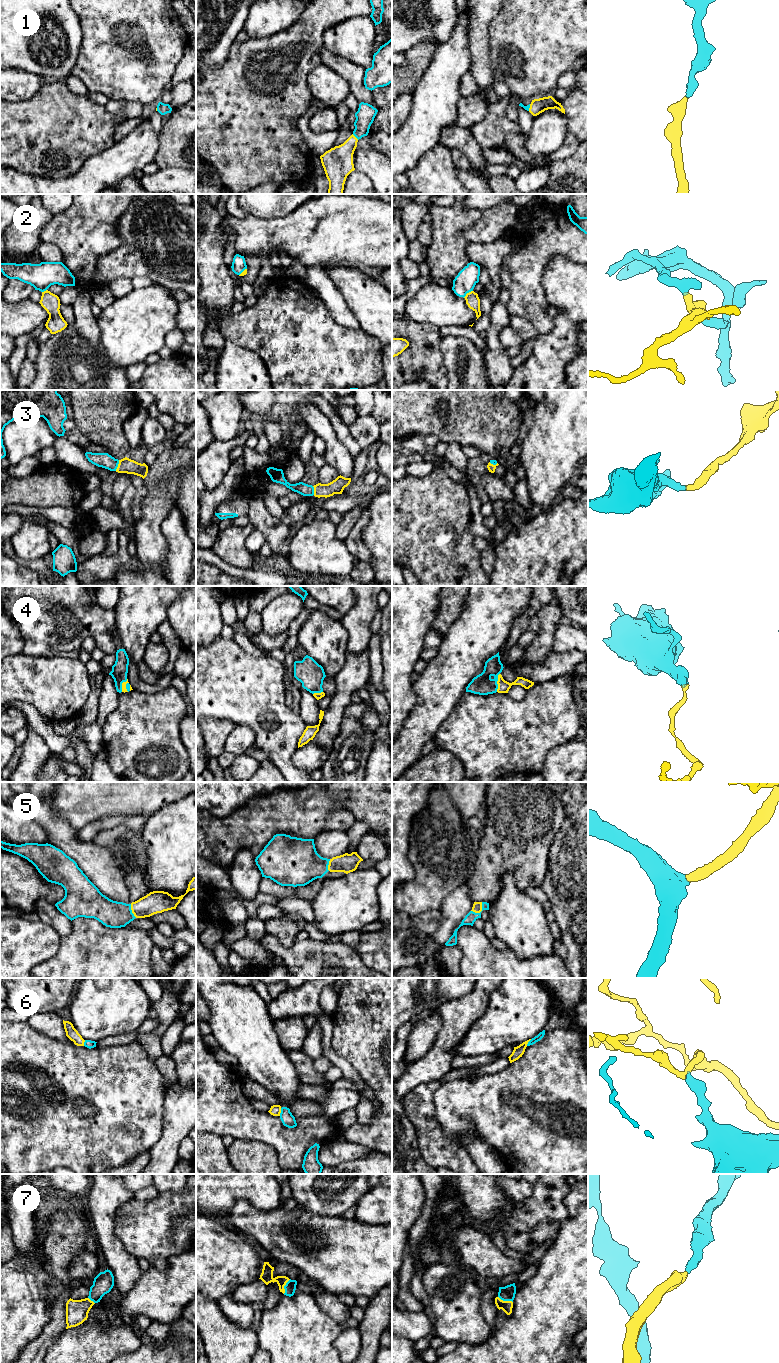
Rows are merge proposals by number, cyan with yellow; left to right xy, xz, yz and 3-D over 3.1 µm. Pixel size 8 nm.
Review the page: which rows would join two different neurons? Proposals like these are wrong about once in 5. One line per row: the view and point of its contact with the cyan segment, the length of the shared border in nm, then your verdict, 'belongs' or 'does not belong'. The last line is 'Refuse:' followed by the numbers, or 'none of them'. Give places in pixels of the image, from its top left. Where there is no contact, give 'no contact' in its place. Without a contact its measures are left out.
1: xz (355, 136) | 70 nm | belongs
2: yz (467, 292) | 100 nm | belongs
3: xy (117, 465) | 90 nm | belongs
4: yz (496, 682) | 150 nm | belongs
5: yz (481, 911) | 120 nm | belongs
6: xz (281, 1112) | 70 nm | does not belong
7: xz (284, 1286) | 130 nm | belongs
Refuse: 6

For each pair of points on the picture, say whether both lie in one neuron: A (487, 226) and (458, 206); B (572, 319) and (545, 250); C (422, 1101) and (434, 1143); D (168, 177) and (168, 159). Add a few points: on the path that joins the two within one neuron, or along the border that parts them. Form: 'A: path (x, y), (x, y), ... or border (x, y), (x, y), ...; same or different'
A: border (484, 211), (482, 216), (463, 232), (468, 241); different
B: border (572, 261), (554, 255), (545, 266), (541, 282); different
C: path (422, 1111), (429, 1133); same
D: border (185, 168), (165, 167), (159, 169); different

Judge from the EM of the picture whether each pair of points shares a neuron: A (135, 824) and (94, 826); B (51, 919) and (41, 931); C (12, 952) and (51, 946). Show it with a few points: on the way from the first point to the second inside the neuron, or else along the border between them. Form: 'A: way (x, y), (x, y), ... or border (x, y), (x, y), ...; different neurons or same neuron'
A: way (125, 820), (104, 824); same neuron
B: border (39, 919), (49, 924), (61, 937); different neurons
C: way (22, 946), (41, 946); same neuron

